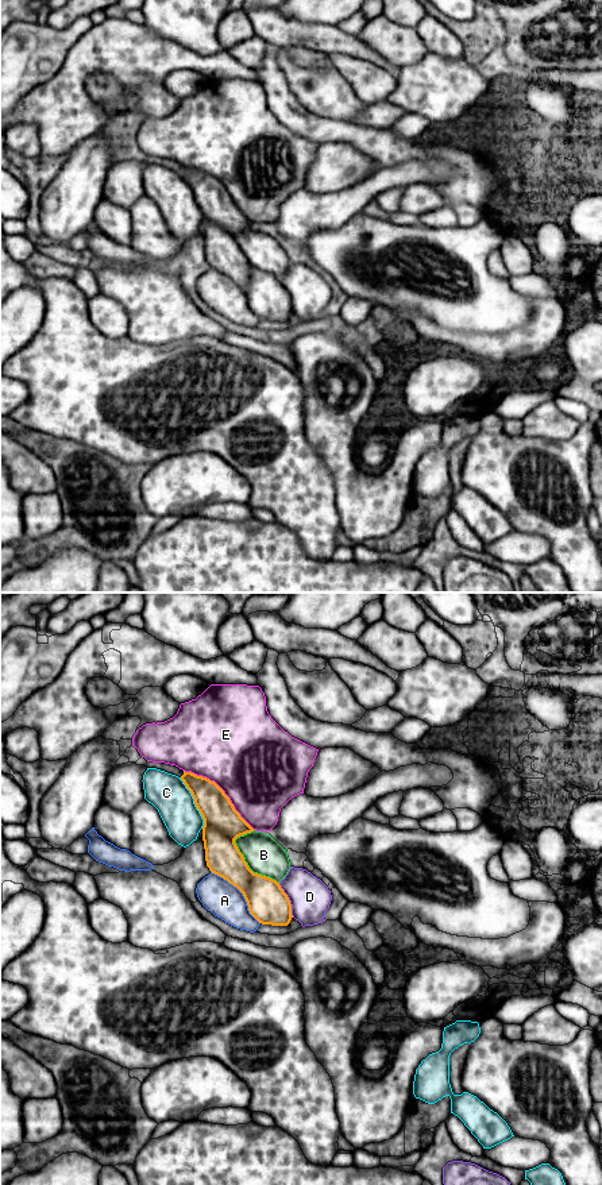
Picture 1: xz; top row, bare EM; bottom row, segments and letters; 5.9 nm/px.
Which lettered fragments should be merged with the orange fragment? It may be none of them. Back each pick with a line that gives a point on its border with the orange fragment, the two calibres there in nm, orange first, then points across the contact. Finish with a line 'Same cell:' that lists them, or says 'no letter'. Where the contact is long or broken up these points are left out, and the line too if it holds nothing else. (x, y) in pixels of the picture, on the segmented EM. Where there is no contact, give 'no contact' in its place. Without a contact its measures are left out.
B: xz (247, 867) | 240/220 nm
Same cell: B

